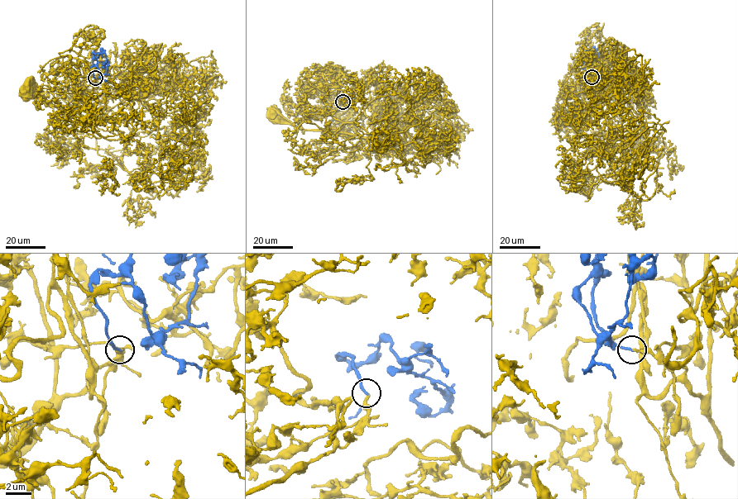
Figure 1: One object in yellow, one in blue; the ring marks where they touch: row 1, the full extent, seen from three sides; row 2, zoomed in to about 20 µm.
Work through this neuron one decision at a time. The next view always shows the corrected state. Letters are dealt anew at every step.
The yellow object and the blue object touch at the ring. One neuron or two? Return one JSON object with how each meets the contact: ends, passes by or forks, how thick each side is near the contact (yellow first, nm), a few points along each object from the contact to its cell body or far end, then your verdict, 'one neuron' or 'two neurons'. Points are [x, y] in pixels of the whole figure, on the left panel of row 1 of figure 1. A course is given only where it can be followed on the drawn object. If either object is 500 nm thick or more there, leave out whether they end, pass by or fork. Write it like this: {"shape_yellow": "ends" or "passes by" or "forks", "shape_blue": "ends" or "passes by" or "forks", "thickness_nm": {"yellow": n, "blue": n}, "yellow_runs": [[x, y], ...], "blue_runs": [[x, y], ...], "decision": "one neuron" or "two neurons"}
{"shape_yellow": "ends", "shape_blue": "ends", "thickness_nm": {"yellow": 200, "blue": 190}, "yellow_runs": [[95, 78], [68, 108], [81, 114], [101, 136], [126, 140], [131, 130], [121, 121], [76, 116], [28, 88]], "blue_runs": [[95, 78], [91, 68], [97, 63], [98, 54], [93, 54], [95, 59], [101, 50], [101, 53]], "decision": "two neurons"}

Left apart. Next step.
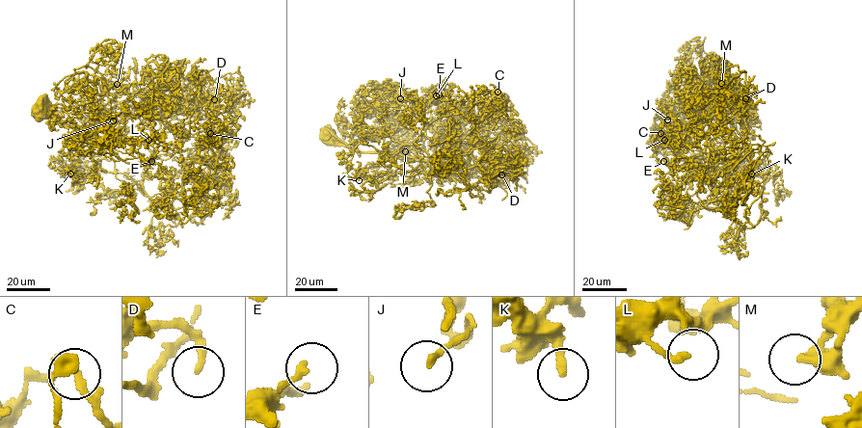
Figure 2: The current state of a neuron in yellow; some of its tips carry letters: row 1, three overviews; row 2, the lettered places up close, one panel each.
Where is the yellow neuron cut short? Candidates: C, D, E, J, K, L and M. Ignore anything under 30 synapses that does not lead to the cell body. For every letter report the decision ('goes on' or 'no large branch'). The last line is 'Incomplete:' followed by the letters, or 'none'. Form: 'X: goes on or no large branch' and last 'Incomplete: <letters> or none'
C: no large branch
D: no large branch
E: no large branch
J: no large branch
K: no large branch
L: no large branch
M: no large branch
Incomplete: none

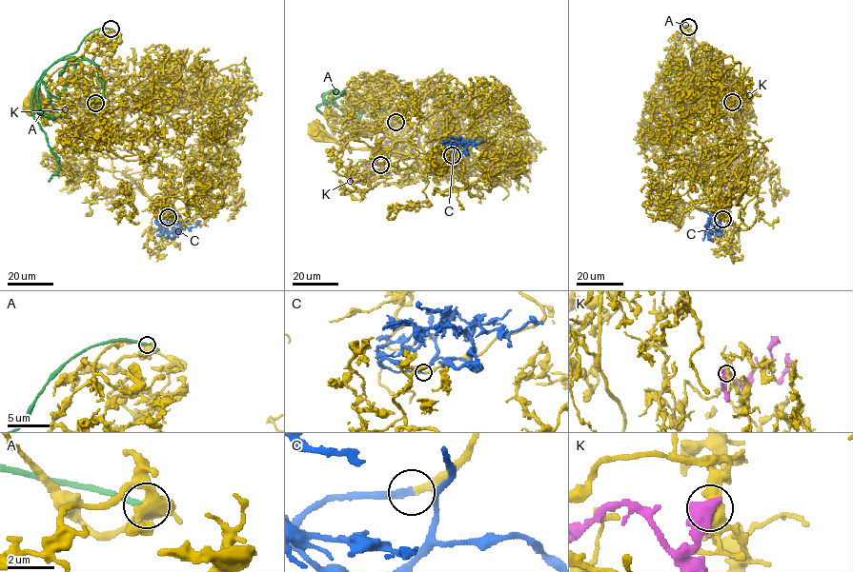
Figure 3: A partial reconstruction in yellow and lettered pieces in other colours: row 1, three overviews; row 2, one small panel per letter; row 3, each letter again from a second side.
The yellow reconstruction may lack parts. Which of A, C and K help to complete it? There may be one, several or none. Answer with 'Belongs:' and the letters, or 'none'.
Belongs: C

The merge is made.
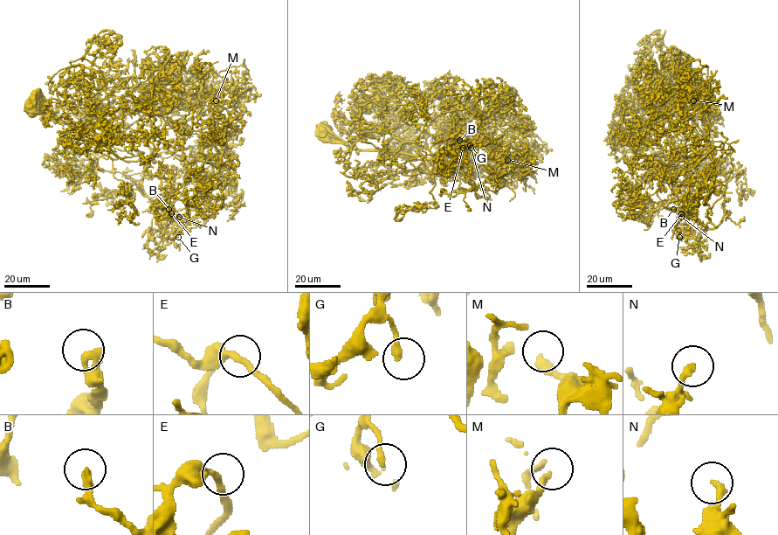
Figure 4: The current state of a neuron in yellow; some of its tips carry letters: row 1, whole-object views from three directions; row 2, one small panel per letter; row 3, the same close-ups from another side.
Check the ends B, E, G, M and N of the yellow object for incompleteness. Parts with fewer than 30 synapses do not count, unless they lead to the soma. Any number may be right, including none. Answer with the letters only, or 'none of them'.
B, M

